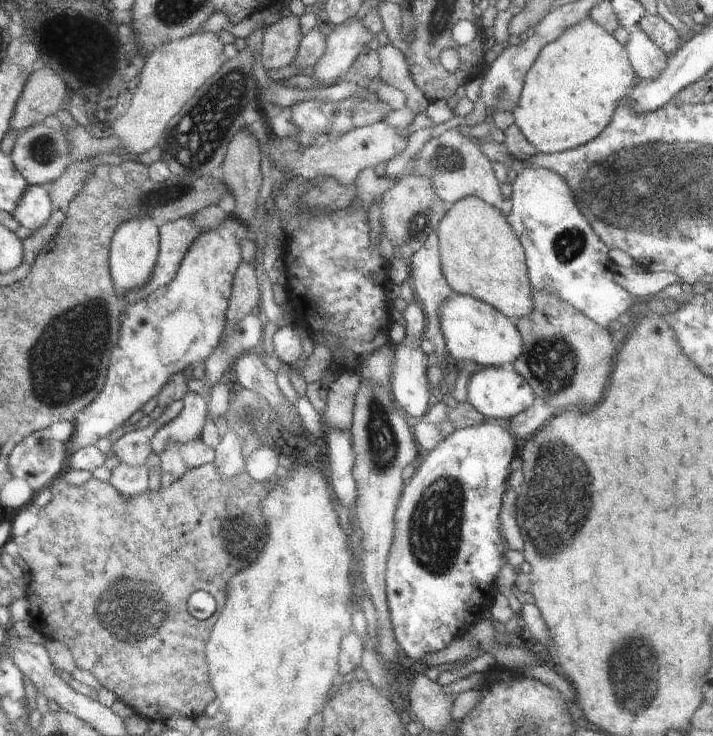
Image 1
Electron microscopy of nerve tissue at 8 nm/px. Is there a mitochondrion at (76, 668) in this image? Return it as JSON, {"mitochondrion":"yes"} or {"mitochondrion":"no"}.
{"mitochondrion":"no"}

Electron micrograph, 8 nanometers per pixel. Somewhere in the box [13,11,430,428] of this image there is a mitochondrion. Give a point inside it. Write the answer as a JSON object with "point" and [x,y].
{"point":[65,364]}

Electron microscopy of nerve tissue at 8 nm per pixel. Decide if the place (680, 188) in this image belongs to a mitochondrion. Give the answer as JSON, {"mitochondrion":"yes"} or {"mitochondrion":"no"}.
{"mitochondrion":"yes"}

